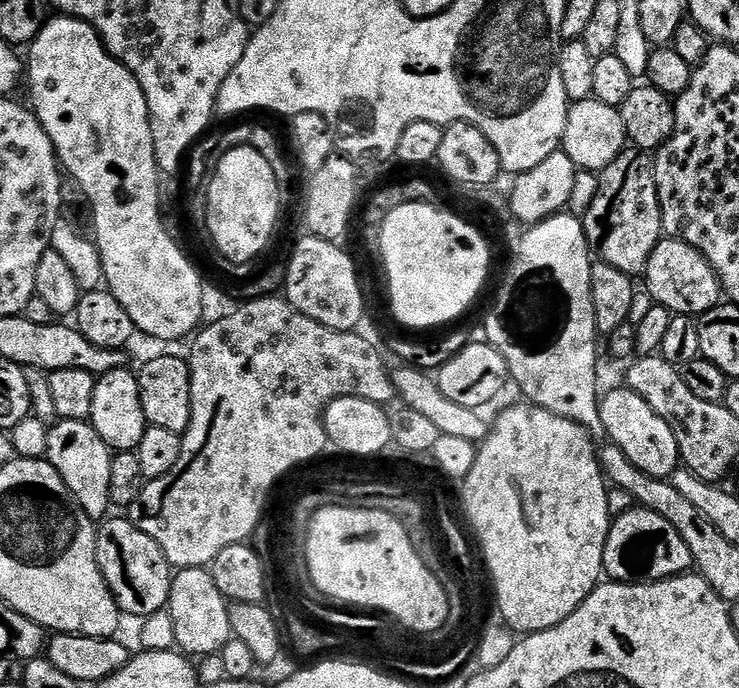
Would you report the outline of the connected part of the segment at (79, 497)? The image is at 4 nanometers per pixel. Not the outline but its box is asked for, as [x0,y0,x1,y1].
[46,420,113,522]

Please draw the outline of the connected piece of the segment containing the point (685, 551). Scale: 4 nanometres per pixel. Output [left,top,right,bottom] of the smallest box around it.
[604,506,693,584]

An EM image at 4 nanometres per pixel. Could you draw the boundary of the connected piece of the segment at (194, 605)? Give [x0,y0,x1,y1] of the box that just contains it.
[167,568,233,658]

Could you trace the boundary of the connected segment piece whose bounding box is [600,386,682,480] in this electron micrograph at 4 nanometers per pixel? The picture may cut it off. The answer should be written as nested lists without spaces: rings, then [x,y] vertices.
[[[627,386],[603,393],[600,396],[600,412],[607,439],[616,444],[618,450],[622,450],[622,454],[626,454],[626,458],[630,458],[630,462],[642,470],[642,474],[667,480],[681,467],[678,438],[674,438],[674,430],[670,430],[670,426],[666,426],[666,422],[662,422],[662,418],[650,410],[650,405]]]

